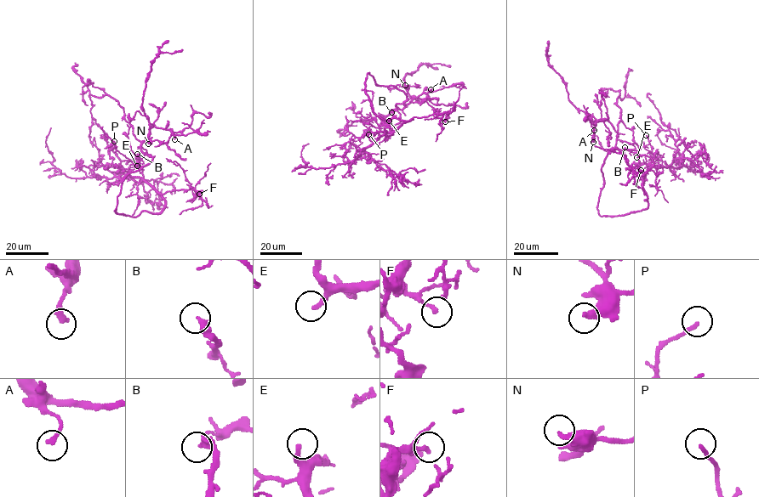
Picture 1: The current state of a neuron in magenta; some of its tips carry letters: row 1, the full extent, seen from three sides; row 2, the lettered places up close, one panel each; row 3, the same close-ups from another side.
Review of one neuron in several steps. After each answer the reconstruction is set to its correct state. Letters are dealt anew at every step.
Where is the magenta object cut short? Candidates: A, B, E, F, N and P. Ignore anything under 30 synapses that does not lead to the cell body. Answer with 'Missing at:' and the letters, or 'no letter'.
Missing at: B, E

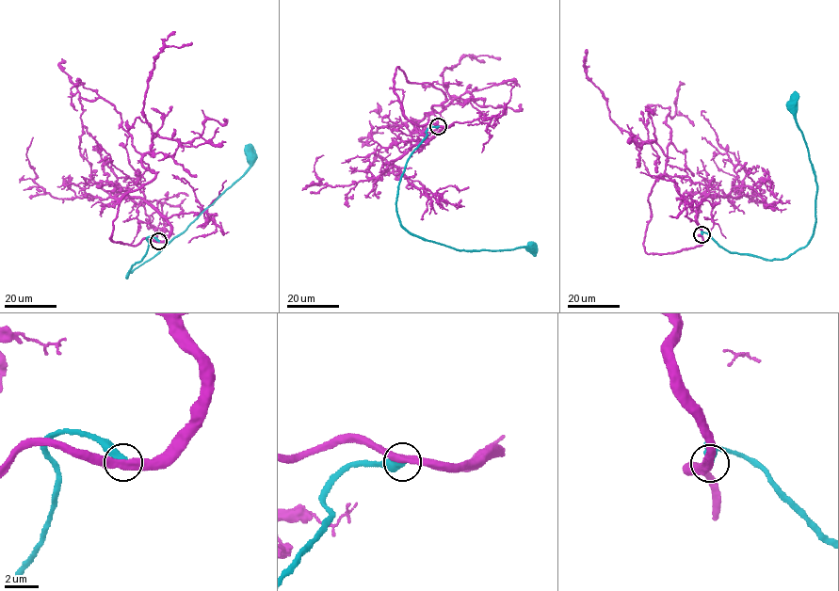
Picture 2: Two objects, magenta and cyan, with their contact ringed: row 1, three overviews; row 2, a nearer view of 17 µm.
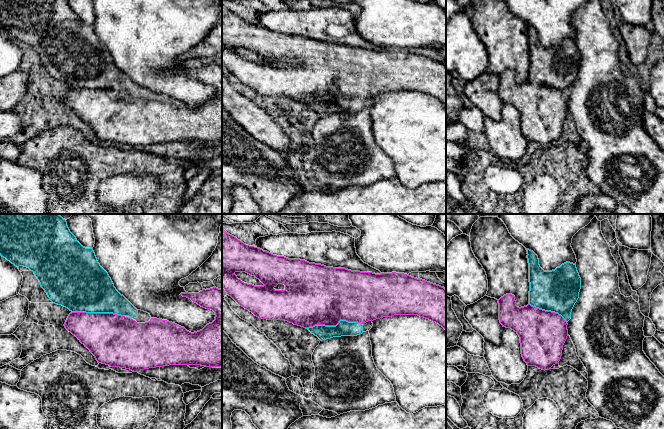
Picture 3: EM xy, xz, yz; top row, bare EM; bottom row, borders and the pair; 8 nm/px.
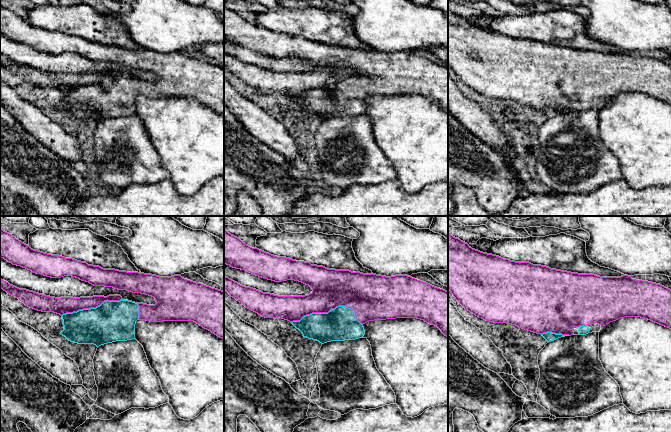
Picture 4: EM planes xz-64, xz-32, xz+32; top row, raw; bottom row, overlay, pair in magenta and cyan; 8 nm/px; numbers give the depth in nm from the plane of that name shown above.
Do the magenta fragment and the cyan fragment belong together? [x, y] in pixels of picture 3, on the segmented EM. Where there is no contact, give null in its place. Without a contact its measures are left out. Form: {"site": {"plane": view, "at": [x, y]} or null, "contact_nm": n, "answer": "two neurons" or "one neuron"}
{"site": {"plane": "xz", "at": [333, 325]}, "contact_nm": 440, "answer": "one neuron"}

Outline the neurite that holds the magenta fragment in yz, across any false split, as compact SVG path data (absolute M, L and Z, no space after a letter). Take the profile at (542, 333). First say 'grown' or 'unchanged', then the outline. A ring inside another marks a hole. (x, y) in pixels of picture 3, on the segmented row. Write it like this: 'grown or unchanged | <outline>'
grown | M526 250L529 263L529 304L519 308L514 295L504 295L498 300L499 320L503 327L511 328L519 335L521 354L527 365L549 370L561 359L568 336L567 322L571 319L572 309L579 298L581 278L576 265L570 262L555 270L544 271L539 265L538 256L533 251Z

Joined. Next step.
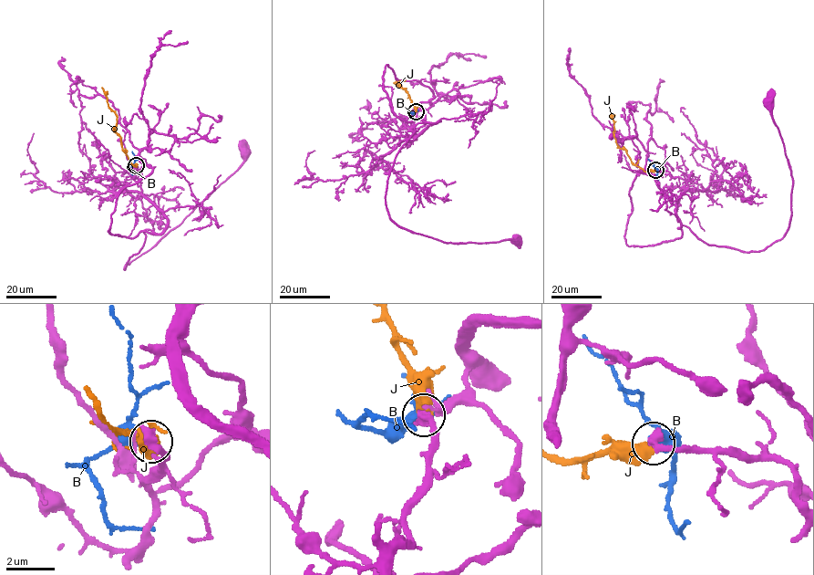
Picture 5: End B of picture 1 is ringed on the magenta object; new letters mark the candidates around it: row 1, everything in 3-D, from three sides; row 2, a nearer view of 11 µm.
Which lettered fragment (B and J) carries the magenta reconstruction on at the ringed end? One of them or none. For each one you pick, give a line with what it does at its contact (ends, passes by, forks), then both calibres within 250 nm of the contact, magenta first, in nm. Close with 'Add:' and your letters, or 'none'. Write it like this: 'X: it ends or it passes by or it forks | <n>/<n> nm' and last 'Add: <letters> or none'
J: it ends | 420/550 nm
Add: J

